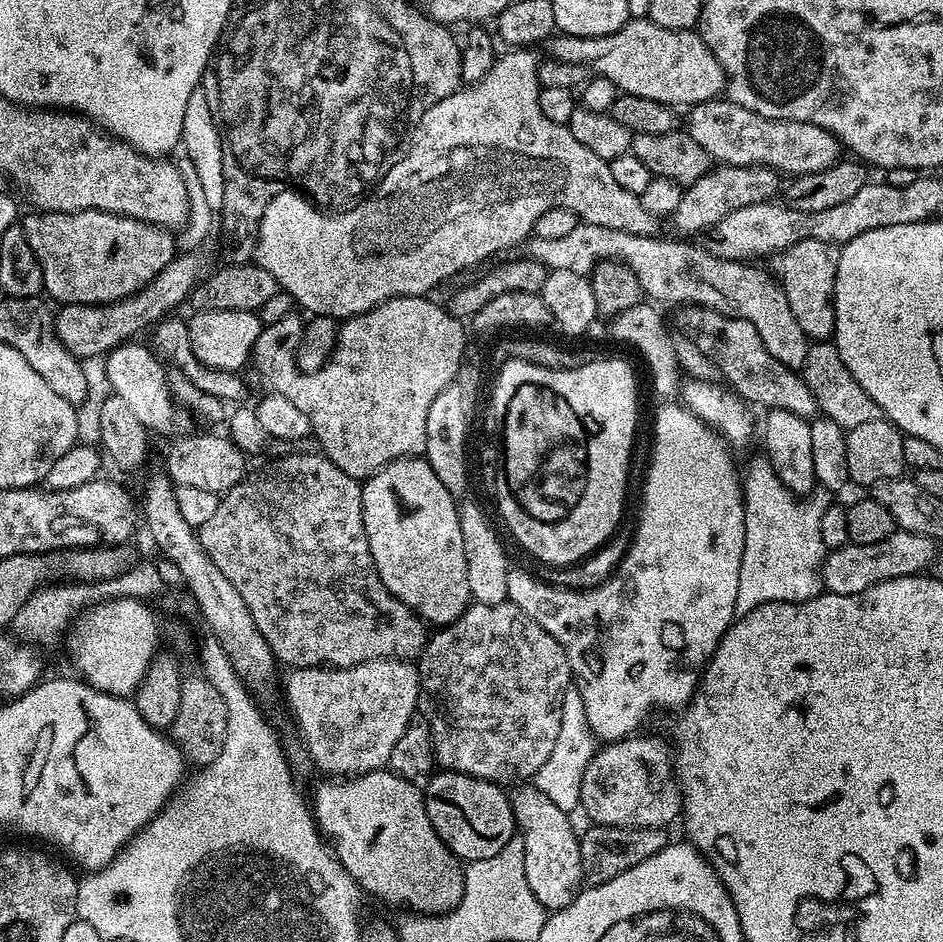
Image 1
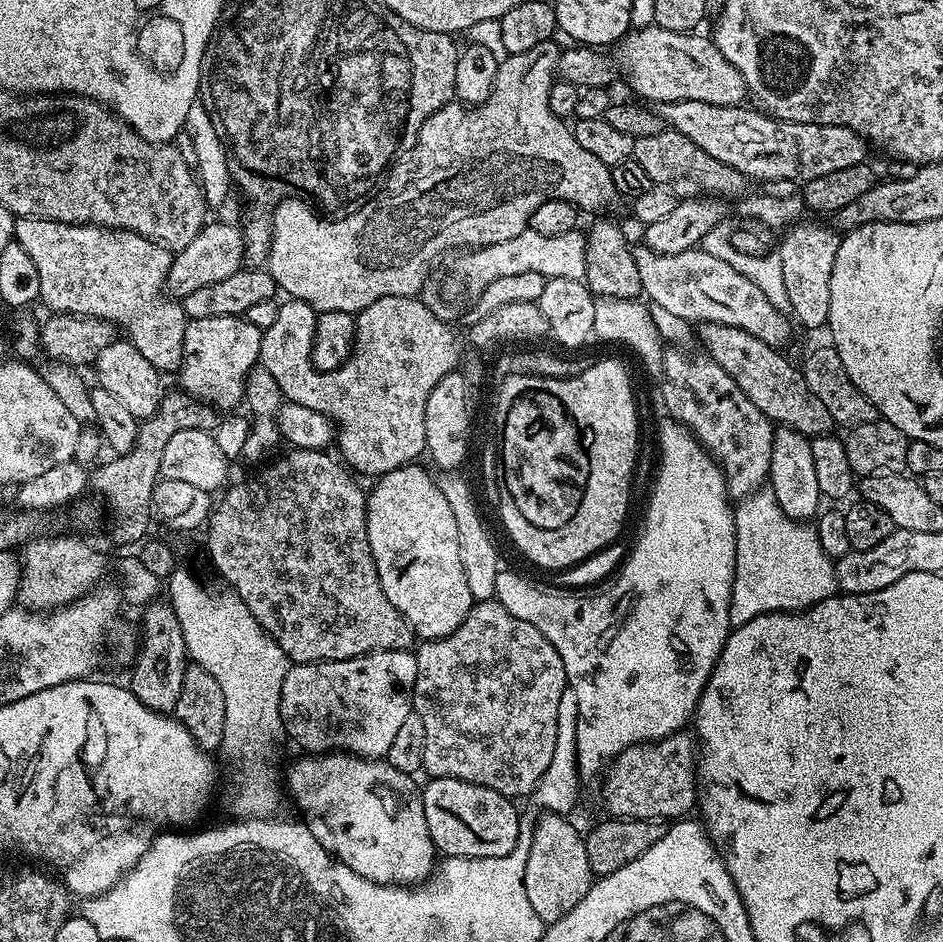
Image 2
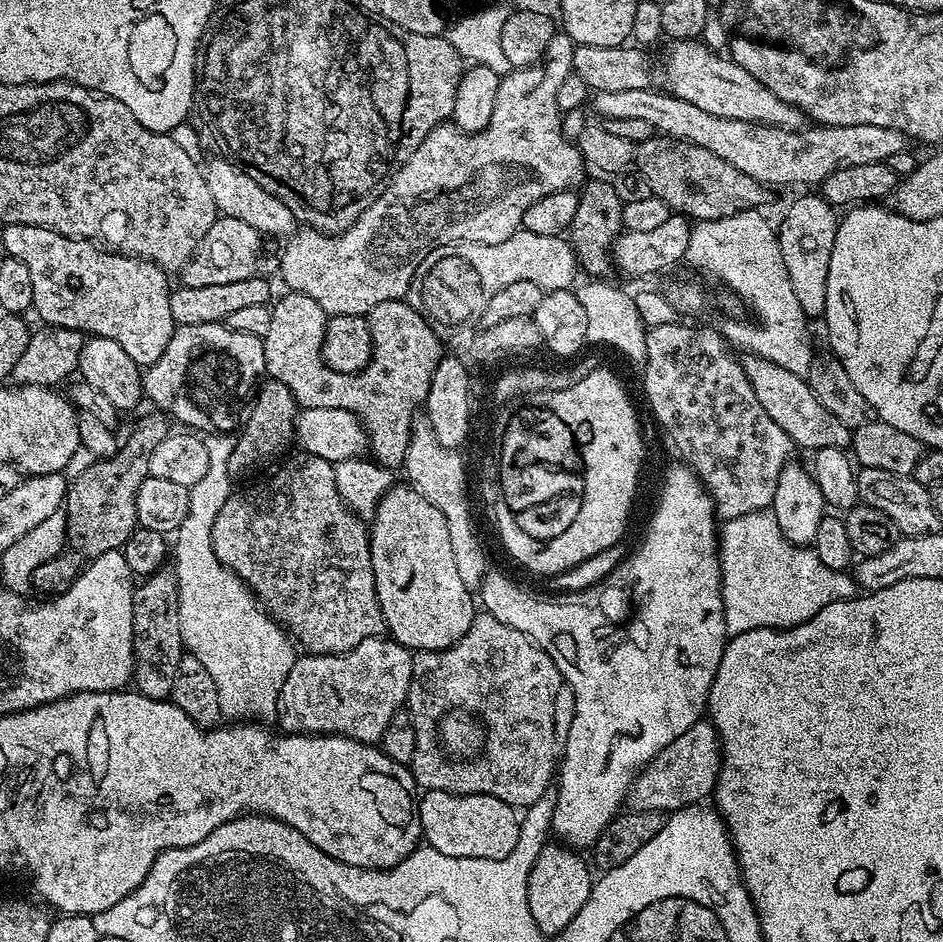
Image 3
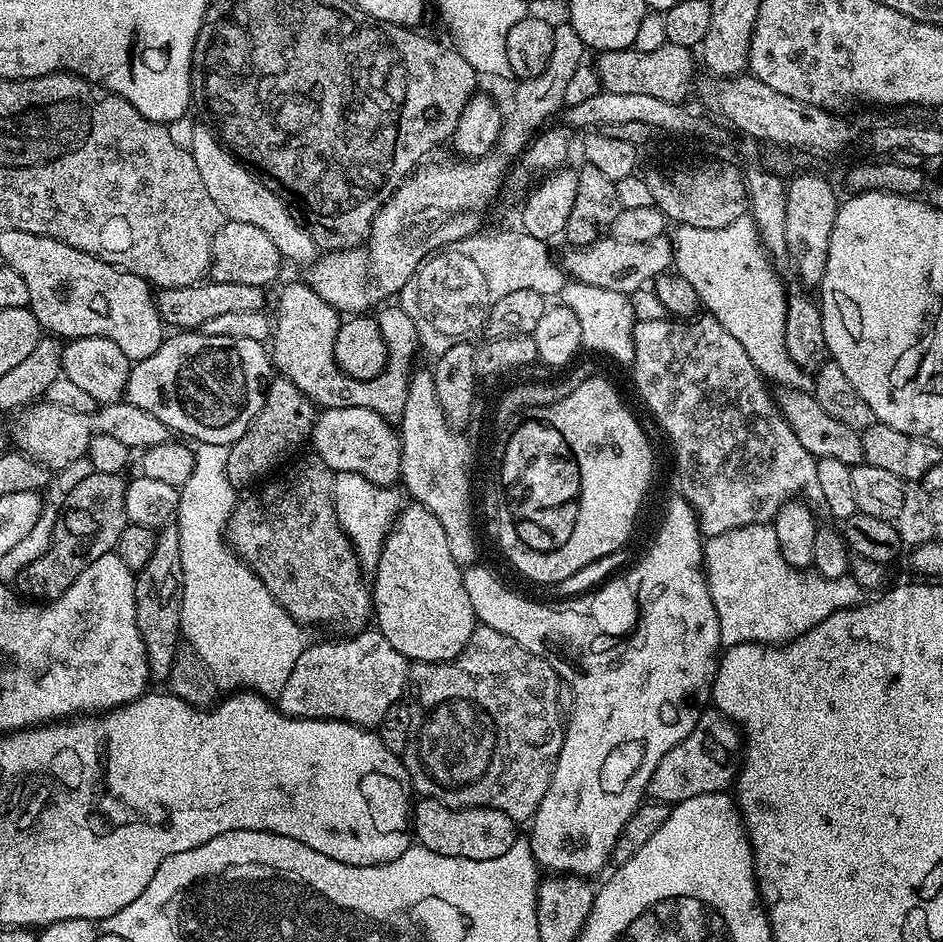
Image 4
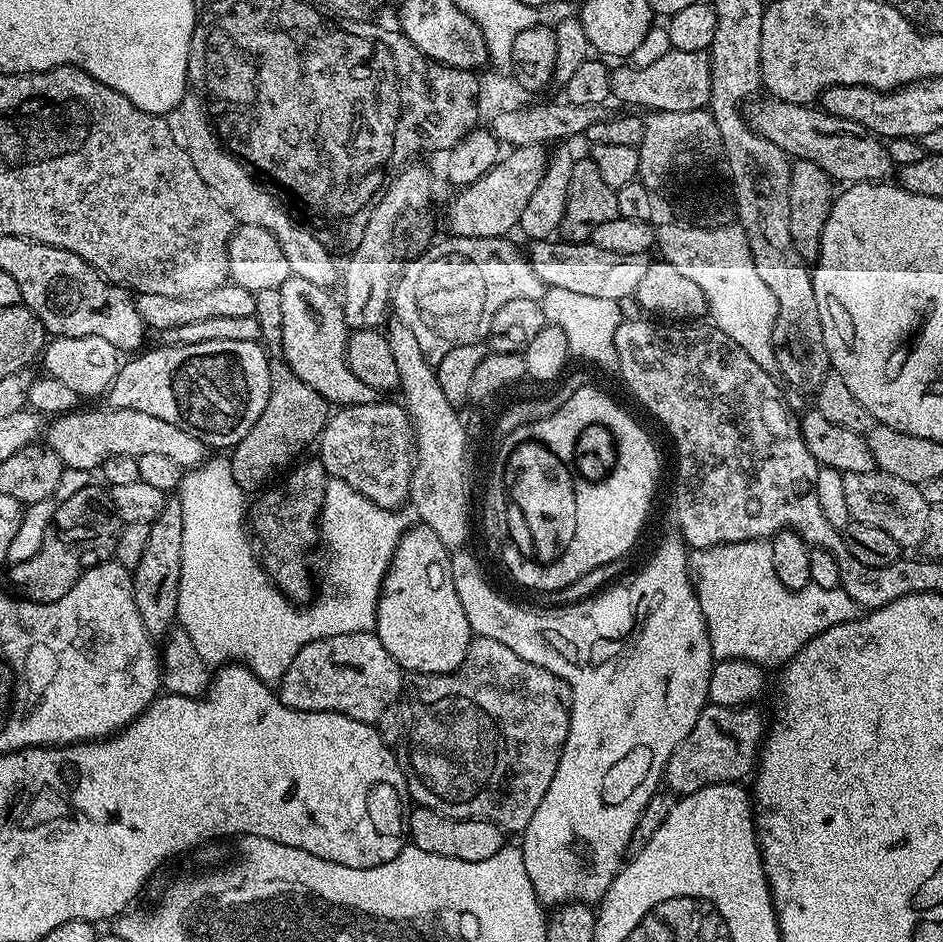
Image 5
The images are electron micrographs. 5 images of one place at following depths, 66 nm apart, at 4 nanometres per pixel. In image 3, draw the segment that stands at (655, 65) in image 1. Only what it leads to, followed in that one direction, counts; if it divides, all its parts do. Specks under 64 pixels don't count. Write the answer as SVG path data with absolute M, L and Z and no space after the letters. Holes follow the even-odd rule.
M699 39L673 40L667 45L669 48L664 52L664 61L659 61L658 76L664 79L663 87L673 96L682 98L682 102L691 102L710 114L718 114L718 118L734 118L738 122L754 122L755 124L769 124L775 128L791 128L799 130L805 127L806 117L797 108L791 108L786 102L782 102L750 70L738 66L727 55L705 46Z

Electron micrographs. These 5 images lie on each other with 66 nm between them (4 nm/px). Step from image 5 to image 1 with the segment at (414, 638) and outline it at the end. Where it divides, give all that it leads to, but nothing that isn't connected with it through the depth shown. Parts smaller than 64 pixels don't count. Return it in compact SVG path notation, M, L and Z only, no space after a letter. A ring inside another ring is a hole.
M405 456L382 466L363 481L360 493L370 554L386 590L390 590L390 594L394 594L429 625L453 624L472 600L470 582L466 578L466 550L462 546L460 510L453 492L438 482L438 474L434 474L427 460L420 456Z

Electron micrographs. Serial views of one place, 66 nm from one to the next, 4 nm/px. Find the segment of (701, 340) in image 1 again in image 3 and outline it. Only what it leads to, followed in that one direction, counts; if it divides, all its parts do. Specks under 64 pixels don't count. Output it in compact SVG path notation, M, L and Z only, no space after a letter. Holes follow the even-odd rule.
M745 355L742 363L744 373L748 376L754 388L754 394L758 394L758 402L762 402L762 410L766 410L766 414L770 414L770 418L774 418L774 422L778 422L778 426L782 426L782 430L786 430L786 434L792 439L793 445L797 449L847 449L851 445L852 429L842 426L842 422L838 422L838 418L834 418L834 414L830 414L830 410L826 410L822 406L822 402L818 402L818 398L814 398L814 390L810 390L805 377L798 374L790 374L790 370L782 370L782 366L774 366L774 362L770 362L761 356Z

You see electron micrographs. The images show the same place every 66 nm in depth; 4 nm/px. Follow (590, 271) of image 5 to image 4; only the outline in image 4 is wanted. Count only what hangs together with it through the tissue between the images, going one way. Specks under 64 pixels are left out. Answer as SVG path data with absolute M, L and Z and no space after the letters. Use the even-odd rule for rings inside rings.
M605 235L596 240L593 244L572 246L567 249L564 260L562 256L562 267L569 277L578 282L584 282L586 286L600 286L606 290L618 290L625 294L633 294L639 290L643 284L651 285L657 276L663 276L673 267L672 241L667 235L658 238L650 238L649 241L642 242L622 242L615 240L612 235Z

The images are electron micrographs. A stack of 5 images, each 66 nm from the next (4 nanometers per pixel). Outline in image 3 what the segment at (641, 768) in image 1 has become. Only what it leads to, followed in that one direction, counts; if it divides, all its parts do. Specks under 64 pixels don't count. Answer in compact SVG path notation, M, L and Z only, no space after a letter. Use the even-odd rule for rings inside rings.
M701 718L697 724L690 726L686 734L674 738L670 746L666 746L645 768L636 773L636 778L632 782L632 788L628 792L627 803L637 812L661 812L671 814L699 805L701 802L713 795L716 791L716 780L720 777L720 762L722 759L722 745L720 735L716 728L707 719Z

